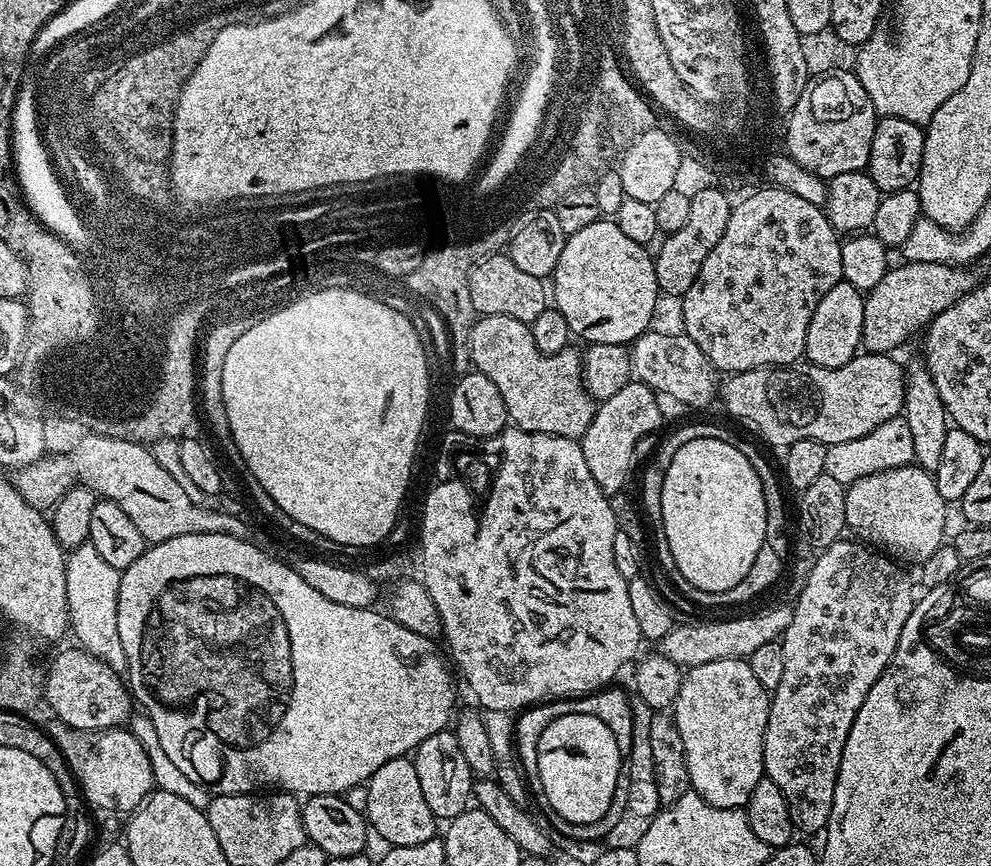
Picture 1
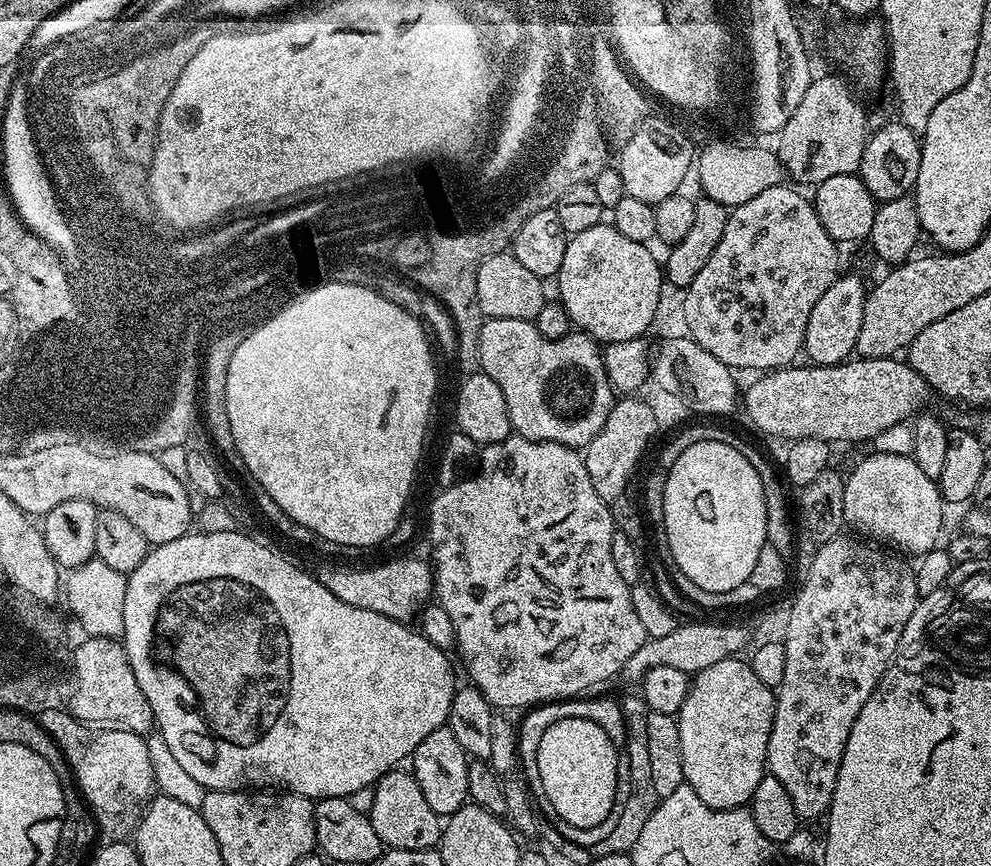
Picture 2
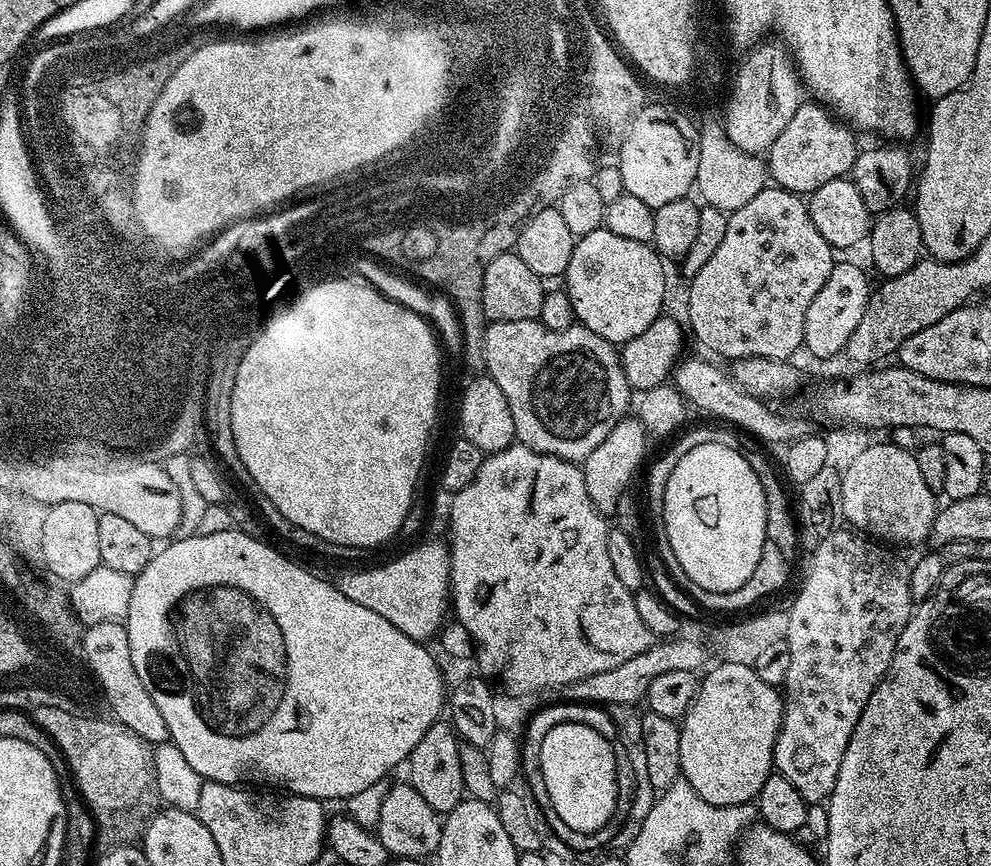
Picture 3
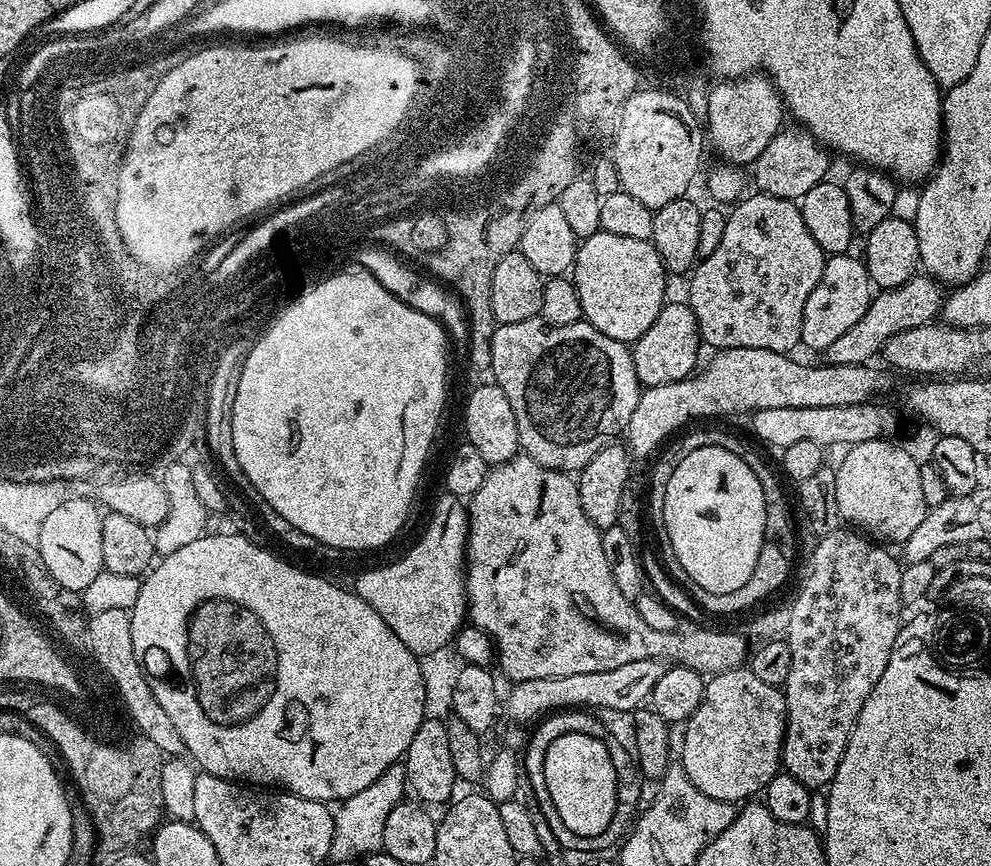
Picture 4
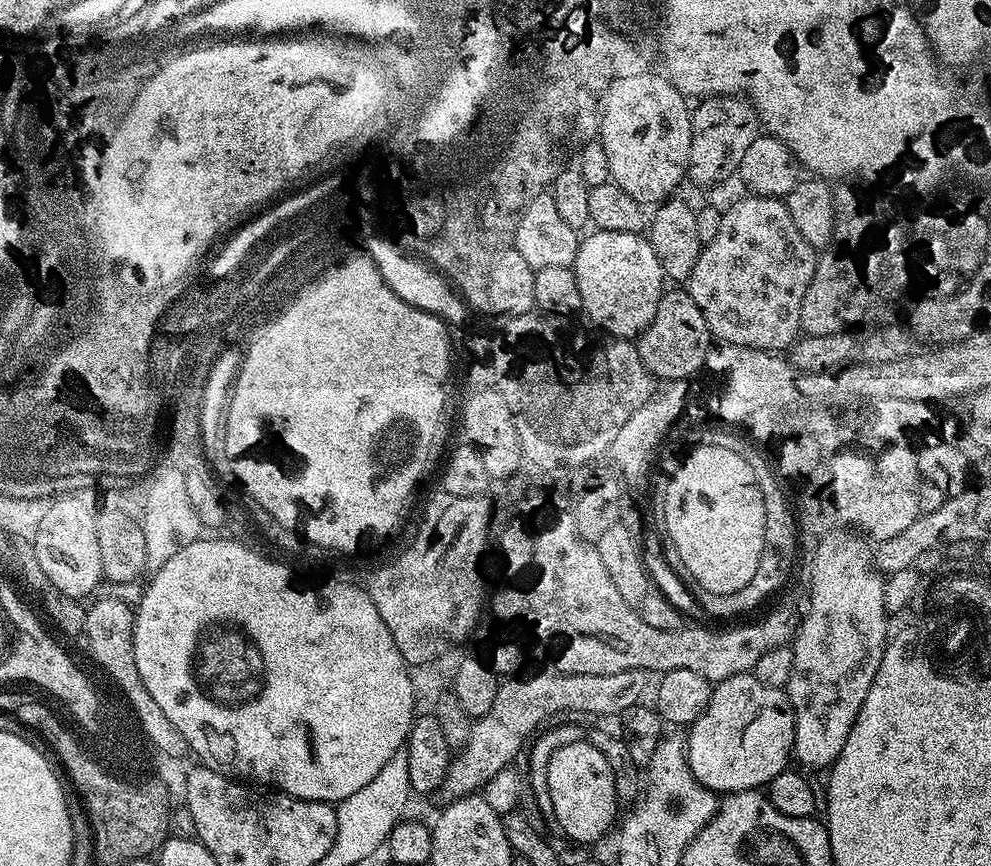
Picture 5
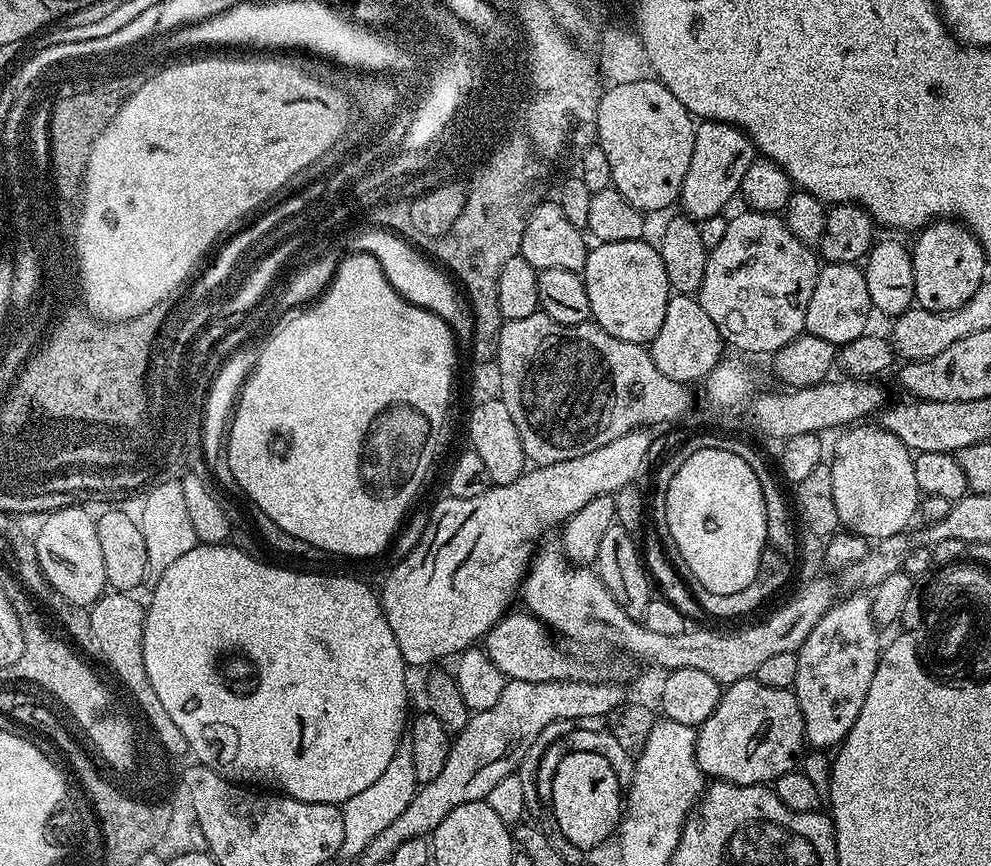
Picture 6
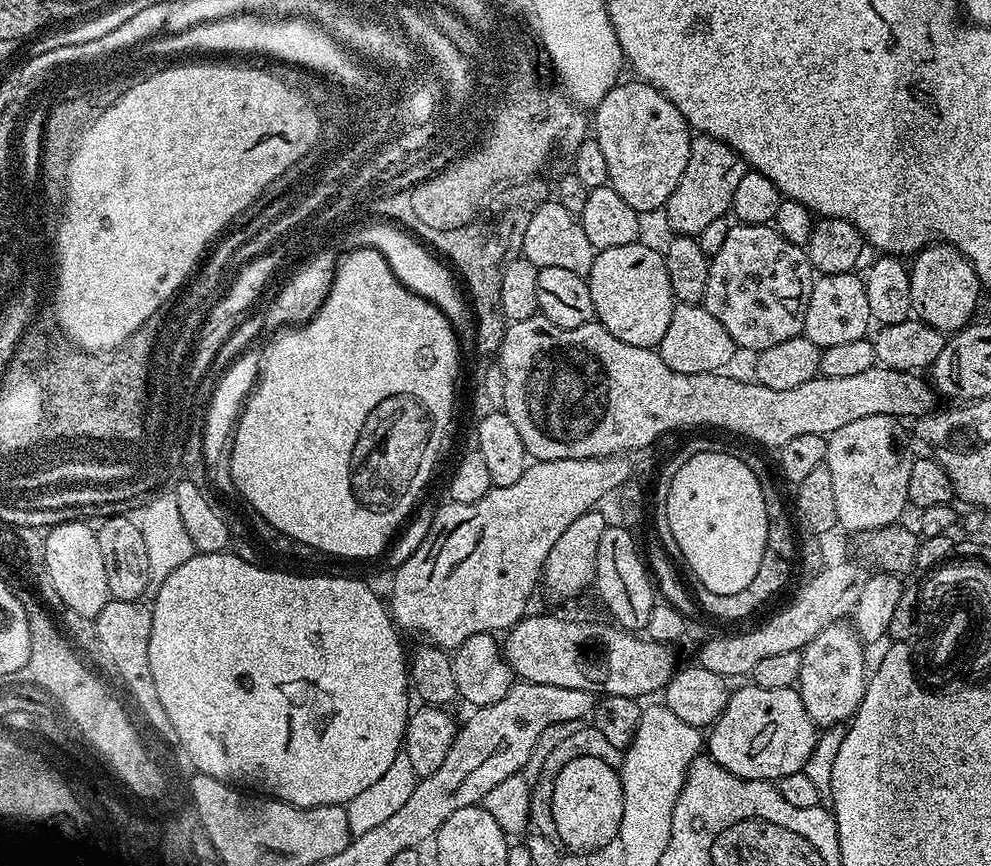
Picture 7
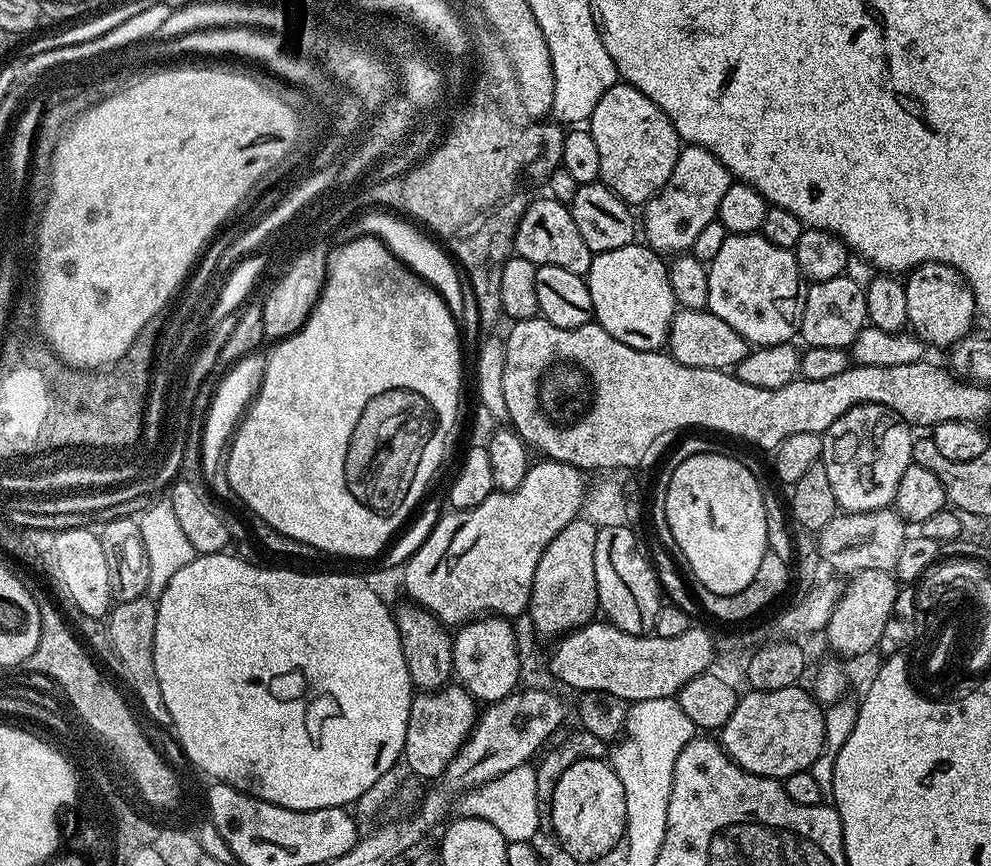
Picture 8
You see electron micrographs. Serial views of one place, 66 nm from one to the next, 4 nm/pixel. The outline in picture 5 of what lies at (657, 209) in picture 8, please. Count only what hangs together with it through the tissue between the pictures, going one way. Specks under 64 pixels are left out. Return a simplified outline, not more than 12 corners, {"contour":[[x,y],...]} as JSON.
{"contour":[[743,98],[691,109],[690,180],[712,188],[739,173],[760,139]]}

